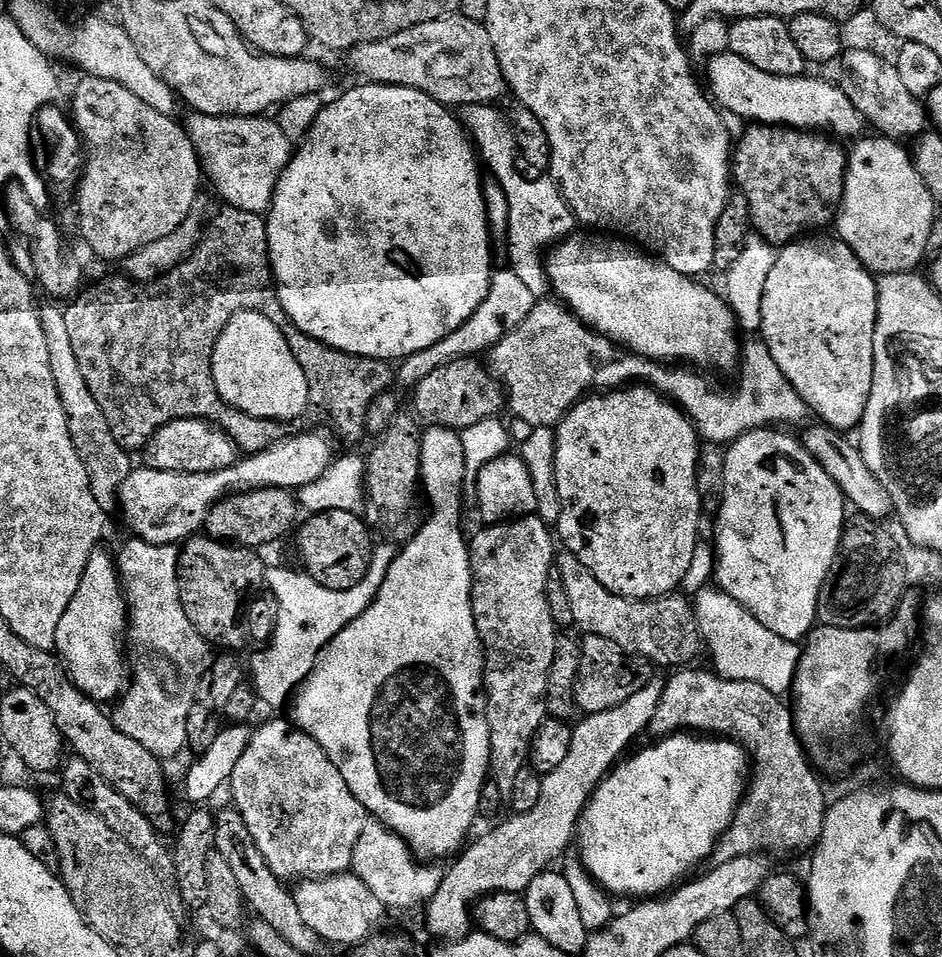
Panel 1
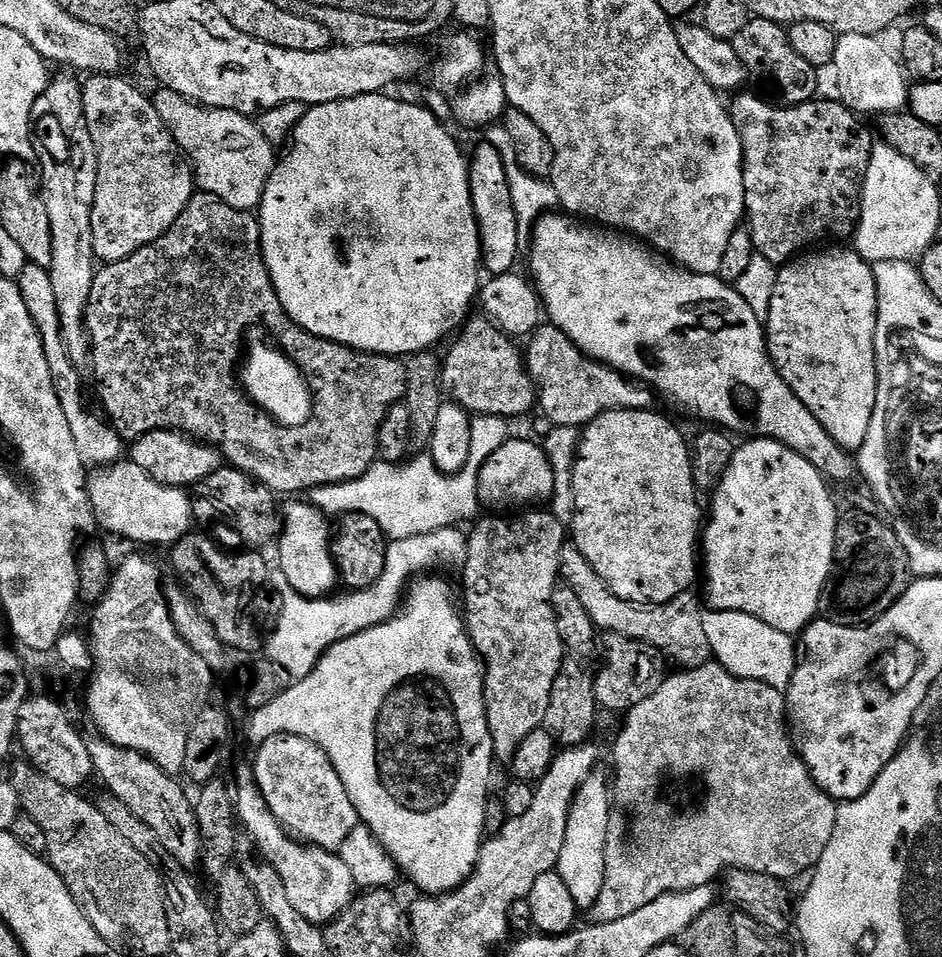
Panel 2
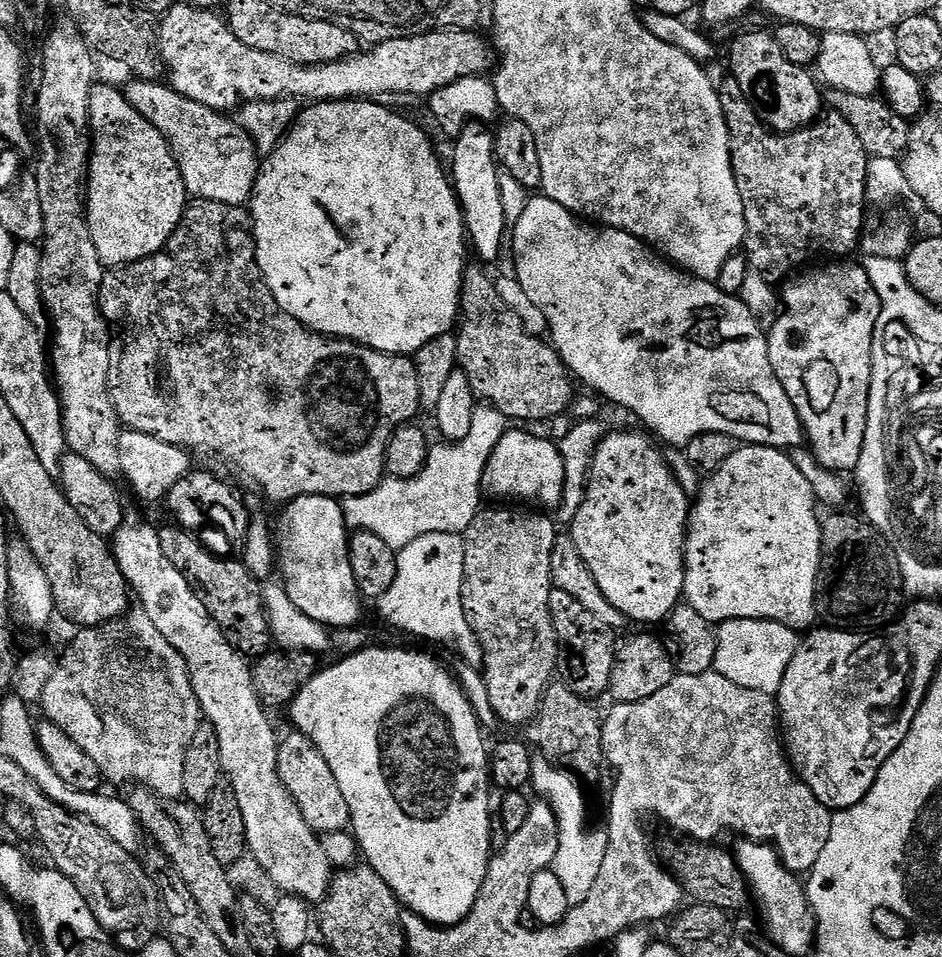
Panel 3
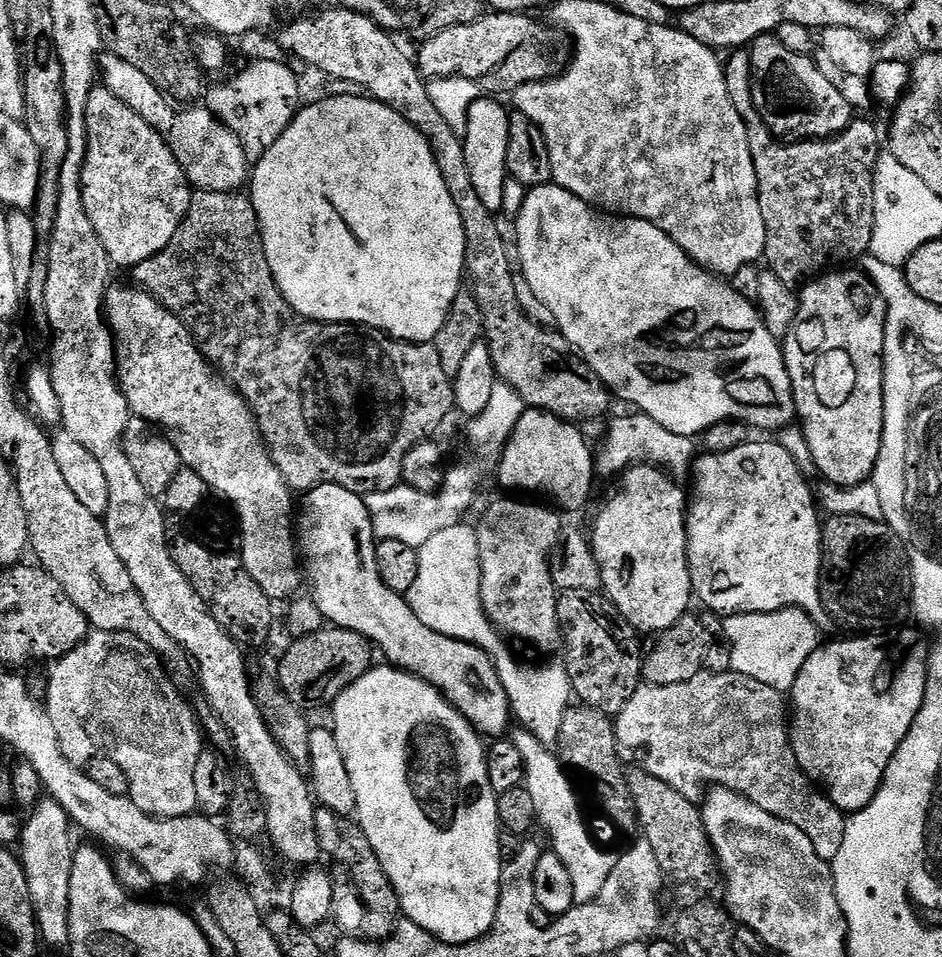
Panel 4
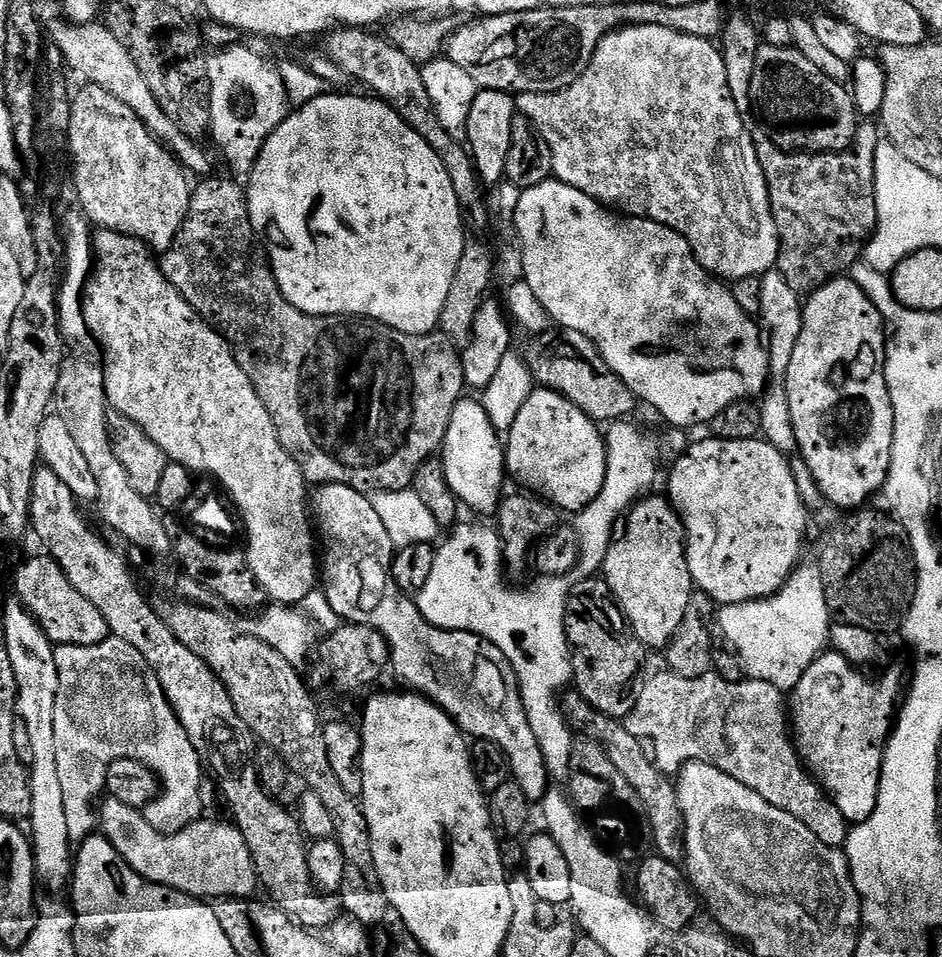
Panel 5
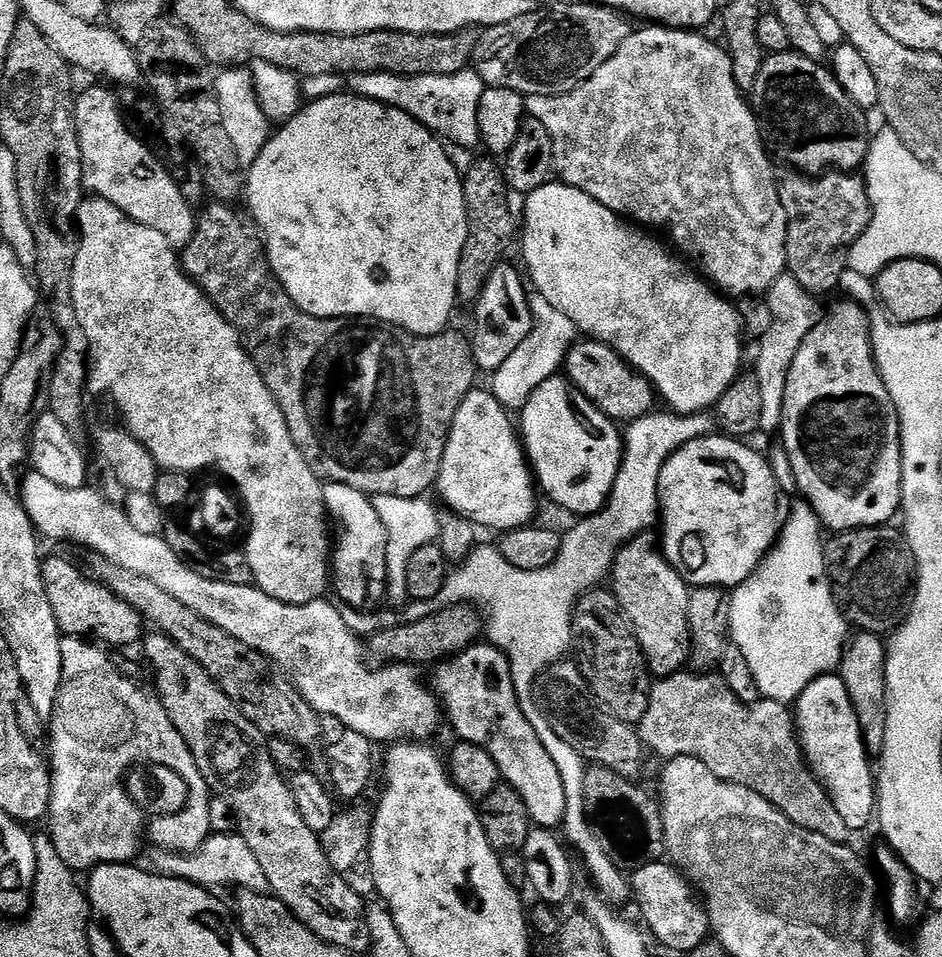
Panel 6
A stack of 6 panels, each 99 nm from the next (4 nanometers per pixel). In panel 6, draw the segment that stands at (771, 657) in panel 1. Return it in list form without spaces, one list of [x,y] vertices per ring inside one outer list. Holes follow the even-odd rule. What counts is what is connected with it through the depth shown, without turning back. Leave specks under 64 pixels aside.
[[[807,502],[792,508],[788,521],[783,521],[771,552],[756,567],[749,580],[731,589],[728,605],[728,631],[731,643],[746,658],[746,666],[756,684],[757,693],[765,700],[795,705],[796,699],[819,676],[835,673],[843,657],[845,641],[850,636],[850,625],[838,603],[837,593],[830,583],[826,544],[820,541],[822,525],[816,511]]]

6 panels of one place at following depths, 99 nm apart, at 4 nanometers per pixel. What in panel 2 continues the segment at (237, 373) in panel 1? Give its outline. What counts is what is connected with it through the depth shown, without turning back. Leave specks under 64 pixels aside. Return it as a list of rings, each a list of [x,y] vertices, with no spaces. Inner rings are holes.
[[[256,342],[249,350],[247,347],[240,368],[240,384],[251,402],[263,409],[277,424],[284,428],[297,428],[312,416],[312,392],[296,364],[280,349],[270,346]]]

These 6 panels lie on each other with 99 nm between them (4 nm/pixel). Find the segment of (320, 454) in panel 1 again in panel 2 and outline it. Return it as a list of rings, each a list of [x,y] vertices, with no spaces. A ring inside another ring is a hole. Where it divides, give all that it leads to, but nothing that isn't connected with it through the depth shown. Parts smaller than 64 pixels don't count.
[[[117,462],[100,466],[96,472],[87,477],[86,487],[92,503],[92,512],[96,515],[96,523],[102,529],[121,536],[124,540],[133,540],[136,544],[177,544],[184,536],[193,531],[192,497],[183,488],[171,488],[148,474],[140,466],[131,462]]]

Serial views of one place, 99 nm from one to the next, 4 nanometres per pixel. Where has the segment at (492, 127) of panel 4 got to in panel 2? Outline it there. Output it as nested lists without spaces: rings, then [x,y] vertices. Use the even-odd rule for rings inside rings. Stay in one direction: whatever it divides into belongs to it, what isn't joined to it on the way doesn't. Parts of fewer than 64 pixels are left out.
[[[480,148],[470,160],[470,190],[472,209],[476,215],[476,225],[480,231],[480,263],[489,277],[506,276],[513,271],[516,259],[522,255],[519,246],[518,216],[511,201],[510,183],[501,149]]]

